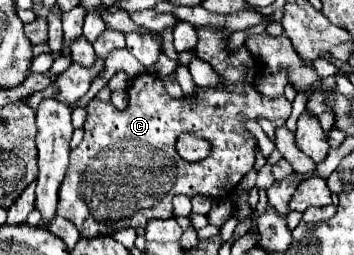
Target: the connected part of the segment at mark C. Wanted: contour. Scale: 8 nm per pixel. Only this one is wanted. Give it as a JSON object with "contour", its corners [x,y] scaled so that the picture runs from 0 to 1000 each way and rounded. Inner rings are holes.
{"contour":[[[559,106],[559,231],[588,239],[610,286],[633,310],[633,333],[616,349],[559,349],[542,380],[486,388],[475,380],[463,325],[446,294],[390,294],[373,310],[362,349],[362,420],[350,435],[333,435],[316,404],[288,396],[254,396],[243,435],[243,482],[237,482],[237,545],[232,561],[198,600],[198,671],[186,678],[186,702],[169,733],[169,796],[164,796],[164,843],[203,867],[232,929],[260,937],[282,922],[311,922],[339,898],[390,898],[412,890],[429,859],[480,859],[492,835],[486,780],[497,765],[576,765],[593,780],[633,780],[655,765],[678,702],[718,655],[718,569],[723,537],[689,506],[678,467],[655,443],[655,427],[706,427],[706,467],[751,459],[780,498],[791,498],[825,435],[819,396],[808,388],[751,388],[718,357],[718,310],[723,286],[740,286],[740,263],[729,263],[729,239],[706,224],[706,208],[684,184],[661,208],[638,200],[644,145],[627,145],[605,114]],[[503,522],[542,522],[559,537],[576,537],[593,553],[599,592],[582,624],[559,639],[559,655],[514,655],[514,624],[497,600],[497,545]]]}

